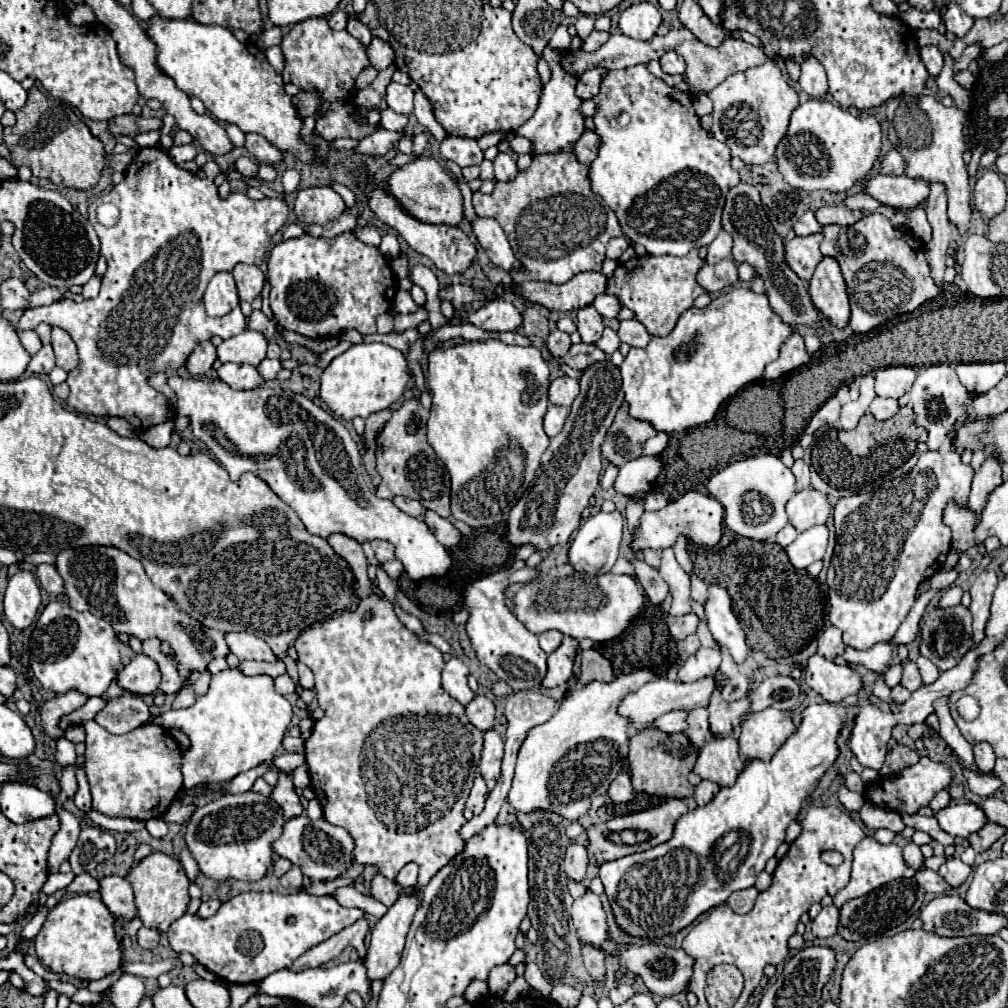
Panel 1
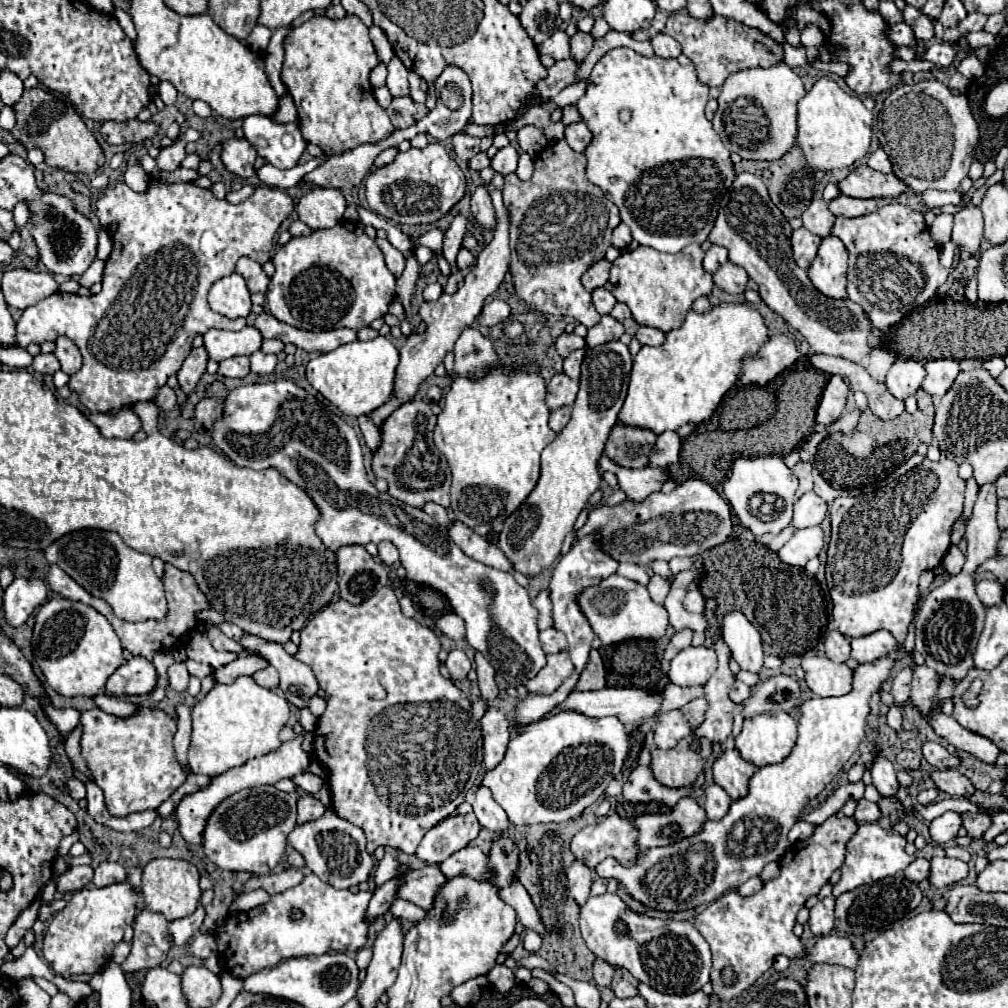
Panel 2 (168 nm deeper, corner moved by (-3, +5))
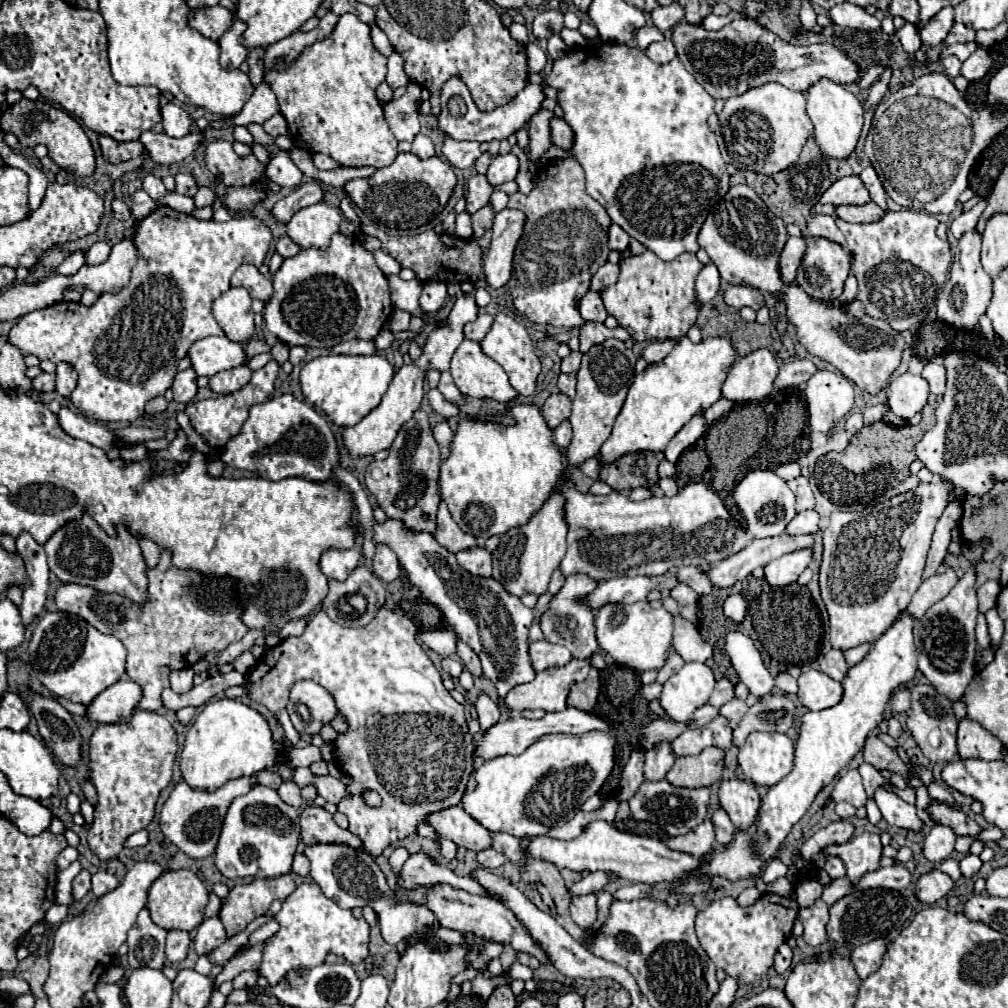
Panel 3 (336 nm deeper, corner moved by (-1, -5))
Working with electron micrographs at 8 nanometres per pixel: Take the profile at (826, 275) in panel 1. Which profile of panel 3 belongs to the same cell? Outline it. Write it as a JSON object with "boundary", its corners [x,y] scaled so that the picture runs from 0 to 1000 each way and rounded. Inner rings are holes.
{"boundary":[[[804,234],[800,236],[800,250],[792,264],[790,282],[810,298],[831,298],[841,268],[843,258],[833,242]]]}

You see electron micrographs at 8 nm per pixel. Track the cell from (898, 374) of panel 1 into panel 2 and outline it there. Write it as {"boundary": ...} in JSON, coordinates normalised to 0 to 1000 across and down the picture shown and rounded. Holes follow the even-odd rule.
{"boundary":[[[889,357],[881,371],[879,371],[879,385],[883,387],[883,391],[887,391],[889,395],[899,395],[903,391],[909,391],[909,387],[913,385],[915,377],[919,373],[917,367],[917,359],[909,359],[909,357]]]}

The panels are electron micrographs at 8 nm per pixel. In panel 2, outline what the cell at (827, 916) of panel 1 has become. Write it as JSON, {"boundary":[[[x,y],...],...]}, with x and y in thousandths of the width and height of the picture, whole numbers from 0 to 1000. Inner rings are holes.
{"boundary":[[[827,889],[813,893],[804,903],[804,923],[810,929],[821,929],[827,923]]]}

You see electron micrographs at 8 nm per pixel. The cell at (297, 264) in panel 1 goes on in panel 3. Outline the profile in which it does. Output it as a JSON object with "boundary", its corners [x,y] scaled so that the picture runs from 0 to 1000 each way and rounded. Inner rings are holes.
{"boundary":[[[337,230],[325,246],[304,246],[282,258],[270,278],[272,294],[264,300],[262,319],[266,329],[286,343],[329,345],[349,335],[369,337],[389,312],[385,276],[357,238]]]}

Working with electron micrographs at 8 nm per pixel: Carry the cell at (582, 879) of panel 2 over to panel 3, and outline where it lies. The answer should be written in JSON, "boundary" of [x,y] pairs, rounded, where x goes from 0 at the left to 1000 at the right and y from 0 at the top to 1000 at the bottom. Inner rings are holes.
{"boundary":[[[581,887],[581,889],[575,889],[575,891],[567,891],[565,905],[567,905],[567,913],[577,923],[583,923],[591,915],[591,887]]]}

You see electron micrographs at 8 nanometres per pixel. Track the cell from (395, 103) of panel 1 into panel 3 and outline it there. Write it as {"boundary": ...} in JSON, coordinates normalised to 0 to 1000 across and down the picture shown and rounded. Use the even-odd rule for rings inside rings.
{"boundary":[[[389,52],[385,56],[385,73],[383,73],[383,81],[387,87],[395,87],[395,85],[403,85],[407,81],[407,77],[401,71],[401,58],[397,52]]]}

